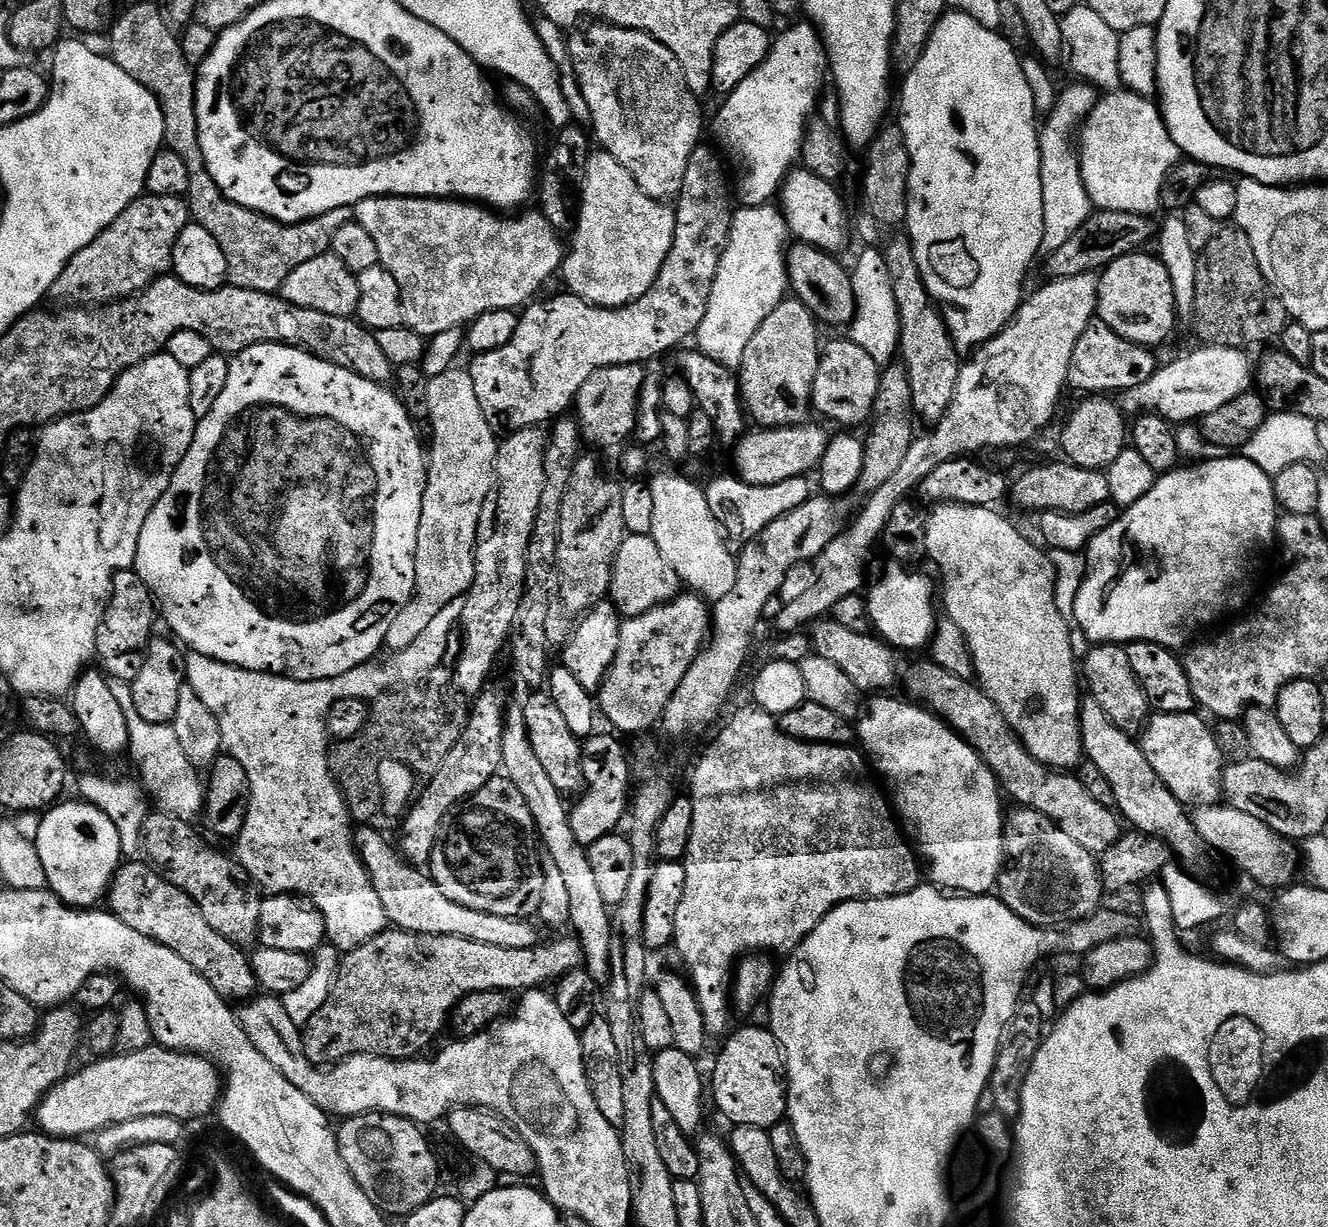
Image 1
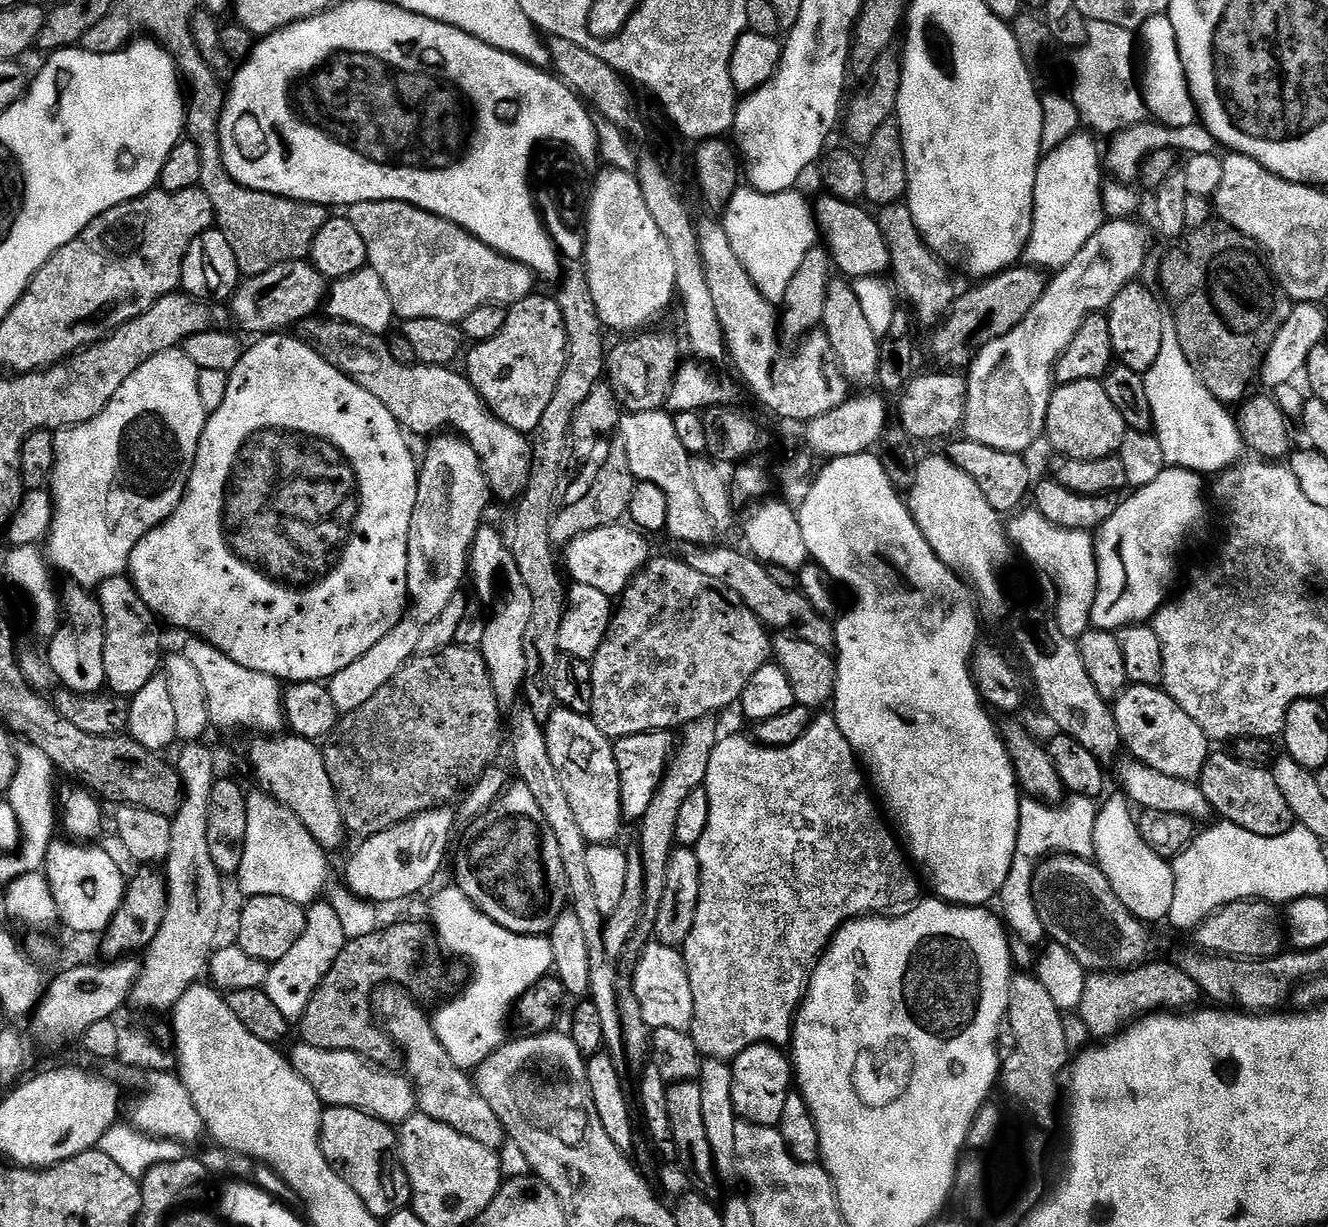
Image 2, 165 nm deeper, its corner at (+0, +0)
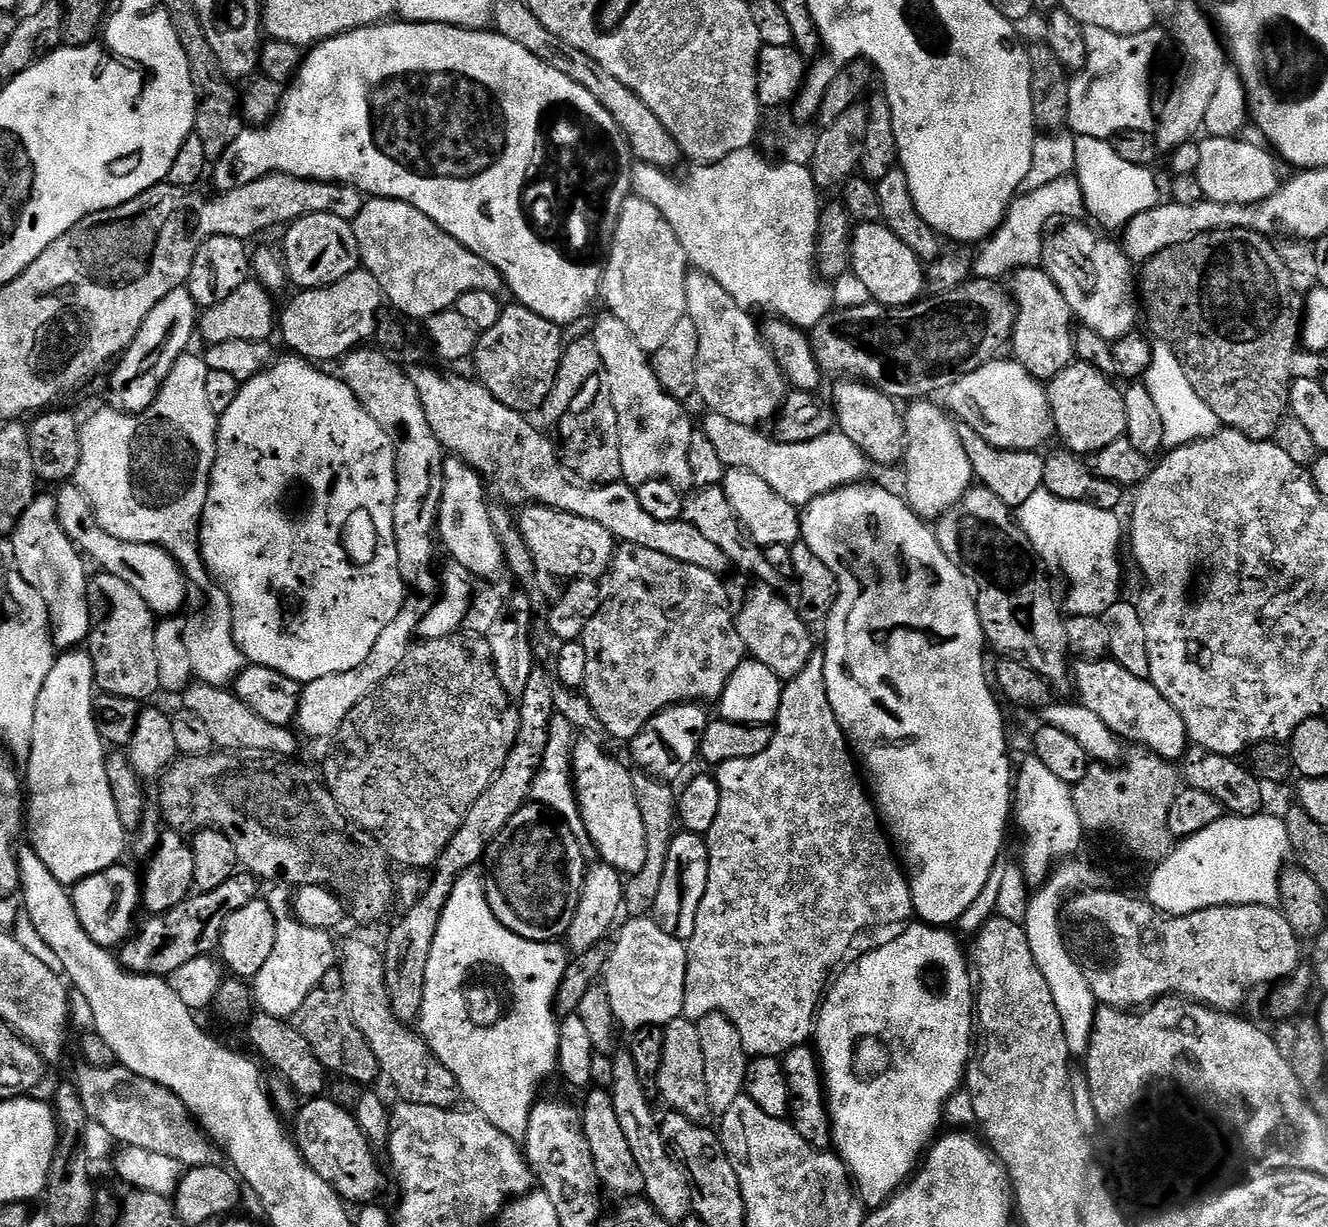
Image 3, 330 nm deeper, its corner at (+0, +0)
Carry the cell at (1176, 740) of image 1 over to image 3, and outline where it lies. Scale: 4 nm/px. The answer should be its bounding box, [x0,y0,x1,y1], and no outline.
[1070,658,1189,762]

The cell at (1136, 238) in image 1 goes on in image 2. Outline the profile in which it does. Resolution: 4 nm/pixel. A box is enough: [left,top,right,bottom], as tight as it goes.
[931,266,1046,370]

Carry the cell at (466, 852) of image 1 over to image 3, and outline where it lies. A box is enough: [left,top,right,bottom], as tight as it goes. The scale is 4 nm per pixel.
[482,802,586,942]

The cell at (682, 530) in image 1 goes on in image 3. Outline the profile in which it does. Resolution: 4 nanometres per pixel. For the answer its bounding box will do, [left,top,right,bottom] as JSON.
[590,314,694,490]

